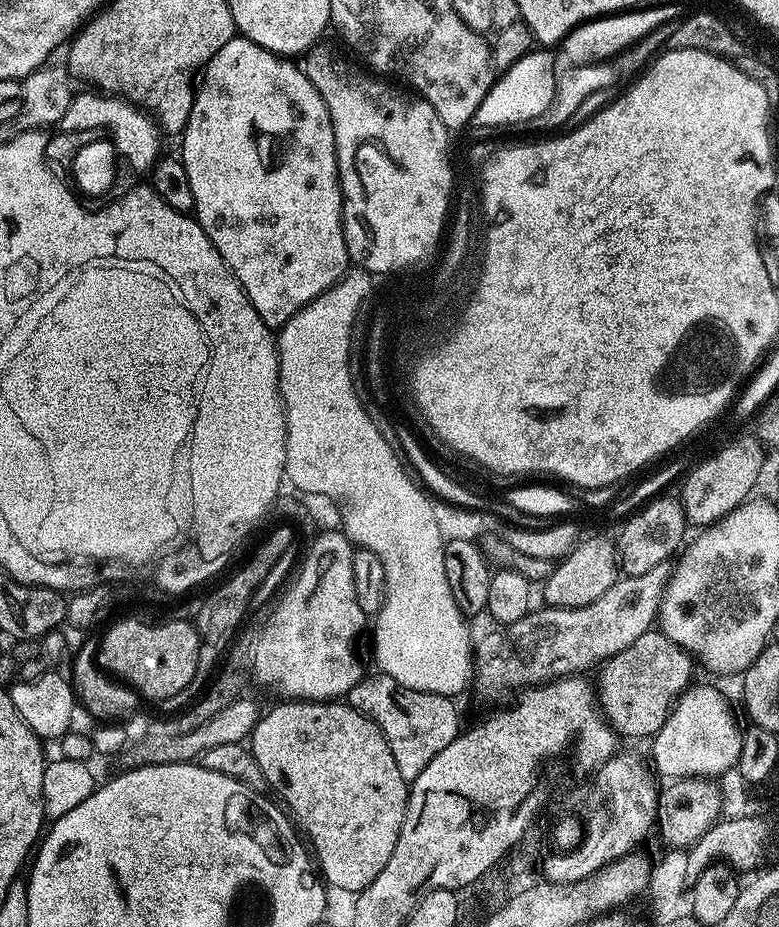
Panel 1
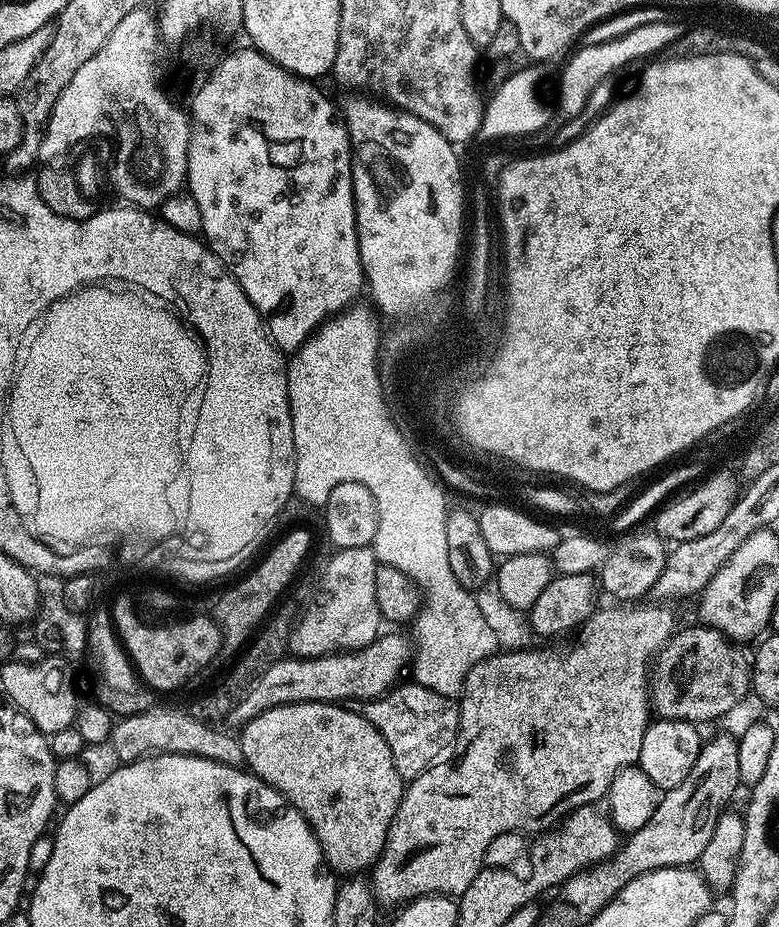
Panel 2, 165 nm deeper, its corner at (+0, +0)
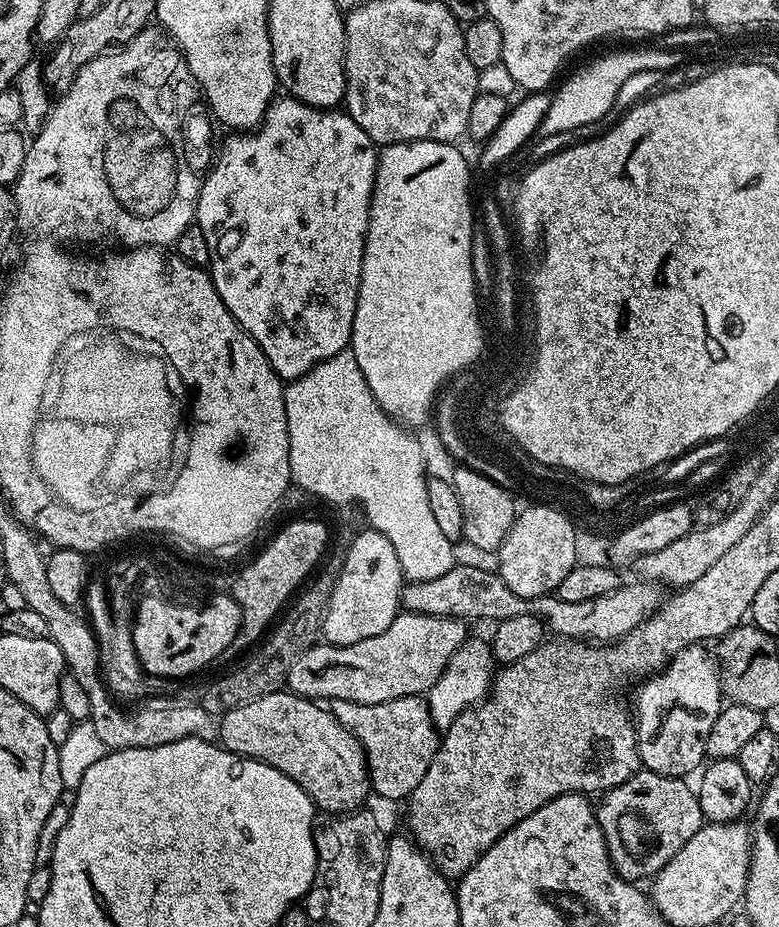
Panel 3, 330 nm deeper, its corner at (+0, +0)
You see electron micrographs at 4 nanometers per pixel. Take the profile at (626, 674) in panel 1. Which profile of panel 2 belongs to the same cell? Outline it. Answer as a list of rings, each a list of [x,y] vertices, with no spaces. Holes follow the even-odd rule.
[[[699,626],[700,628],[683,628],[673,635],[663,651],[655,659],[654,673],[650,678],[650,702],[657,717],[665,720],[716,720],[727,712],[732,712],[752,689],[752,660],[743,652],[735,639],[729,638],[717,628]]]

